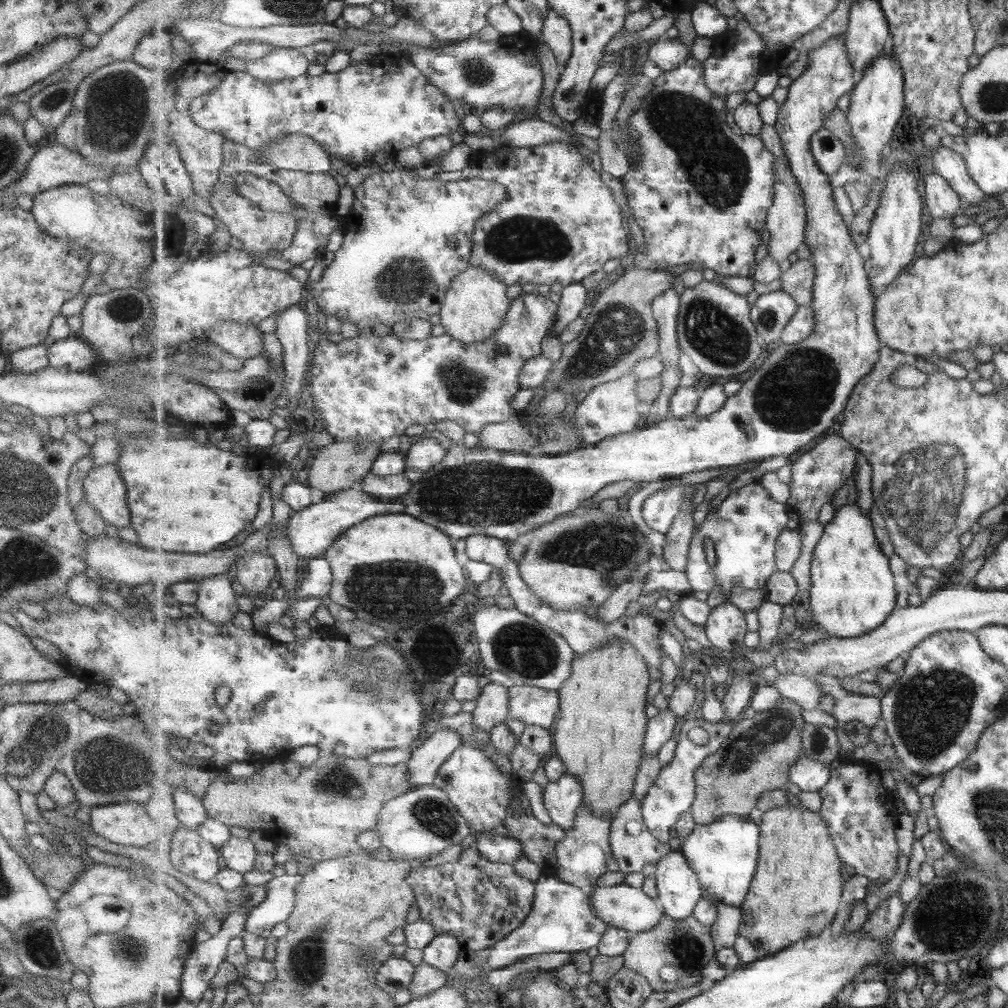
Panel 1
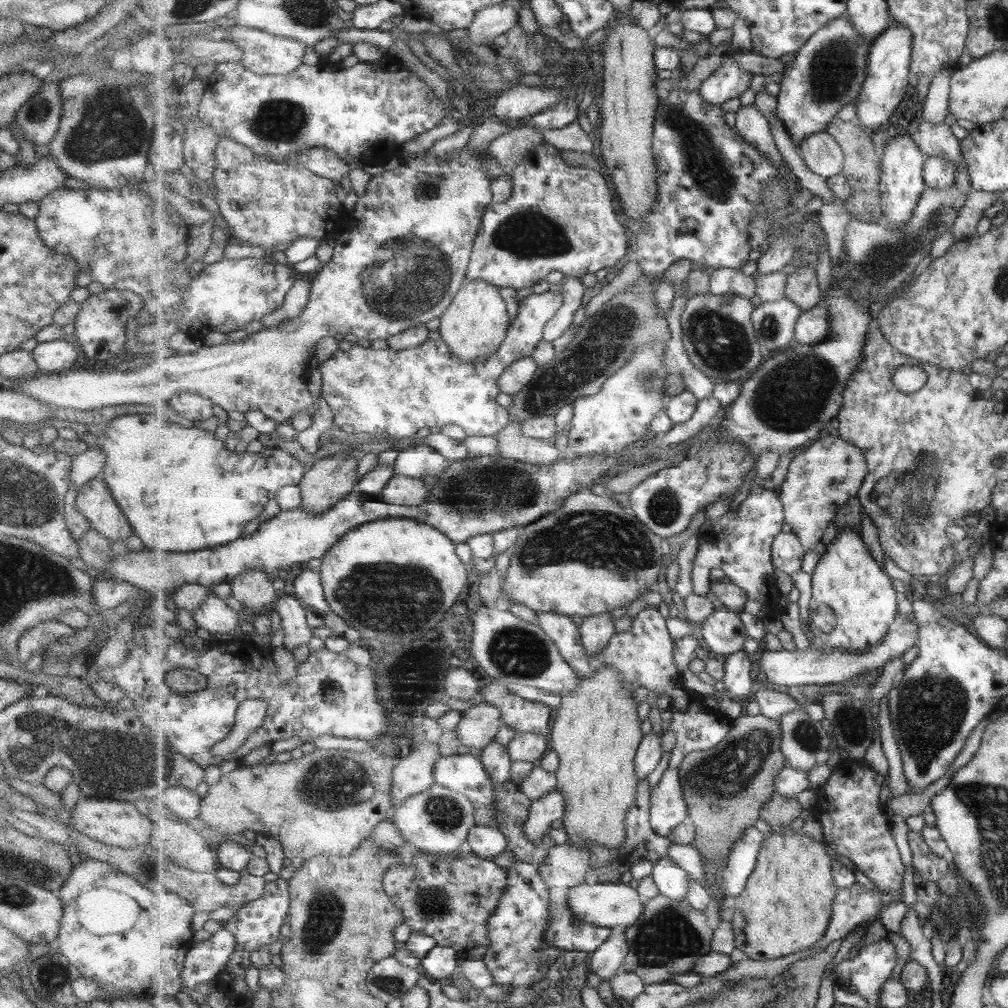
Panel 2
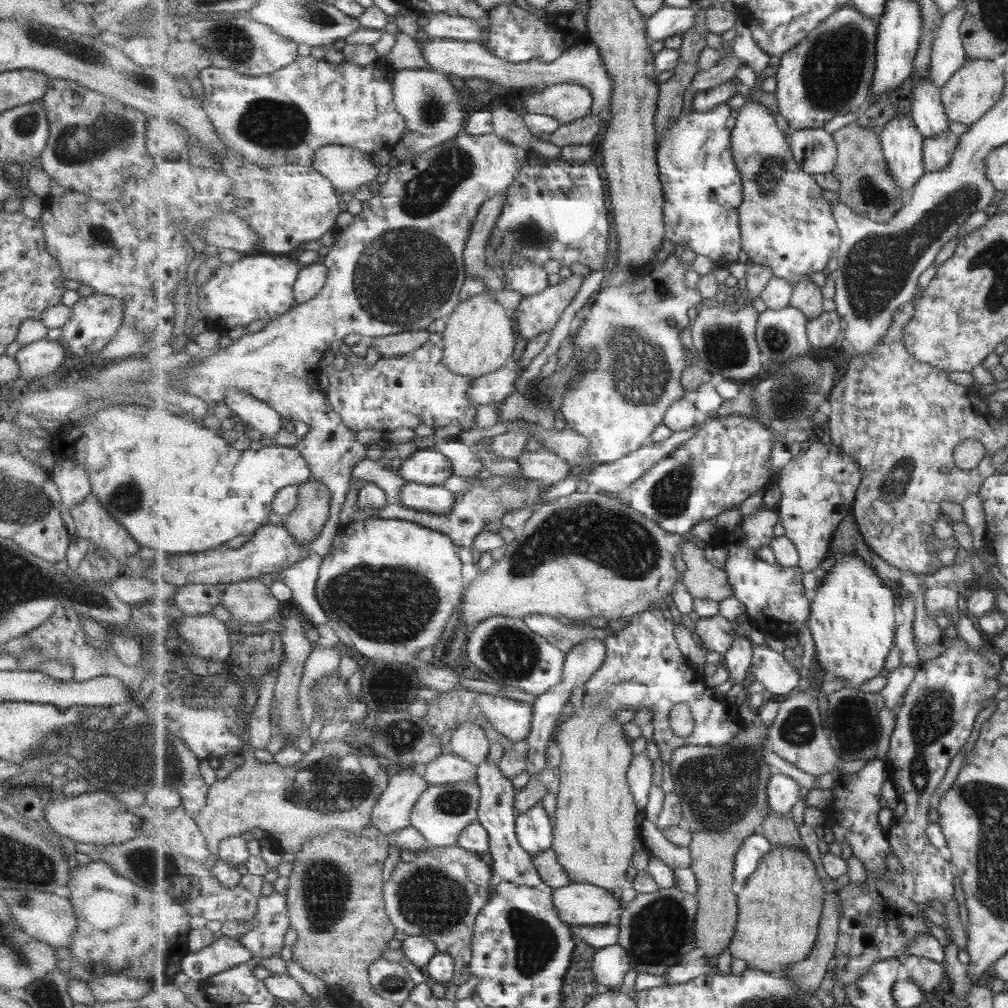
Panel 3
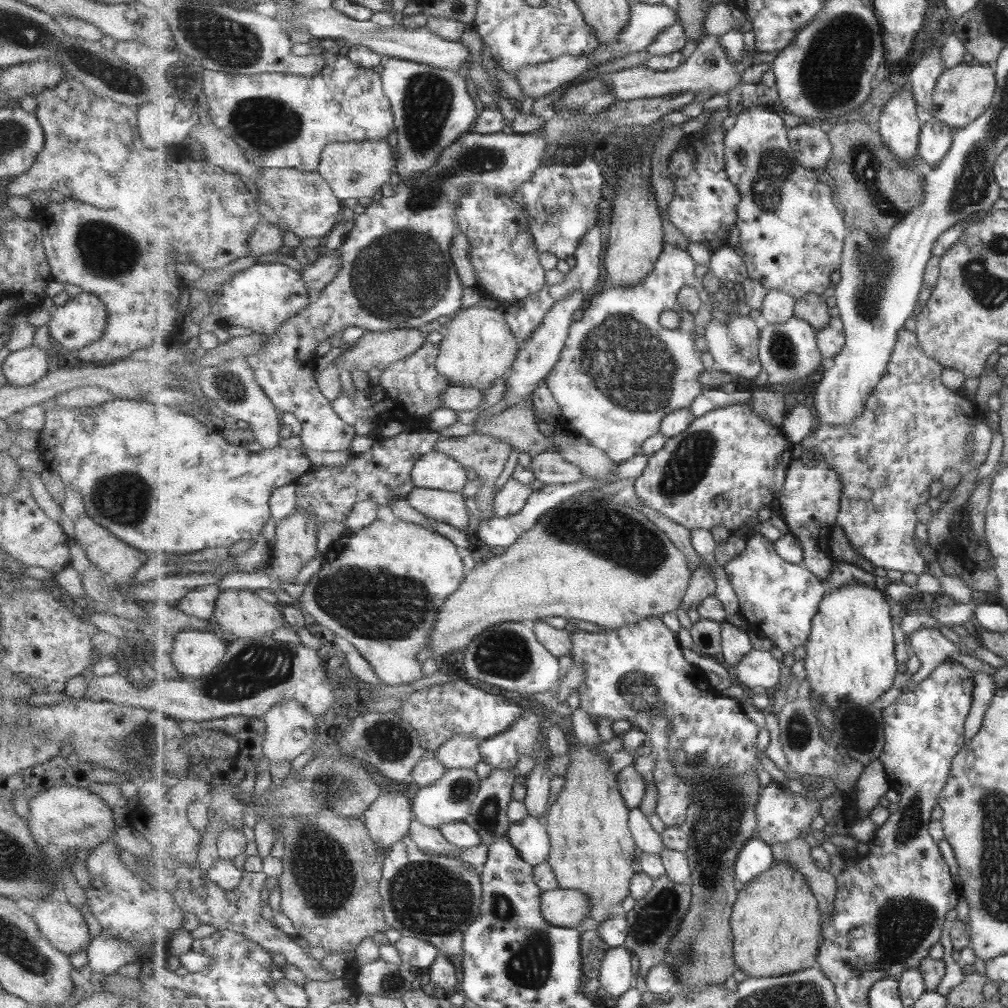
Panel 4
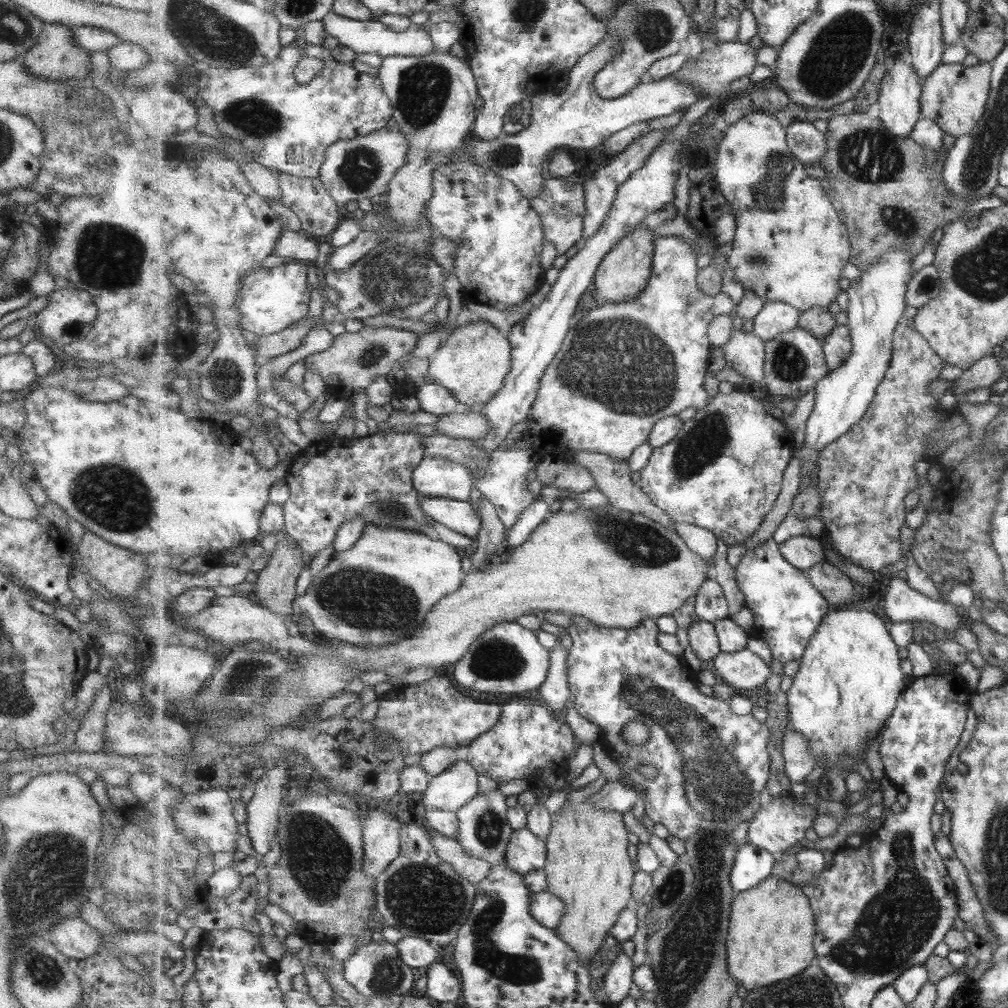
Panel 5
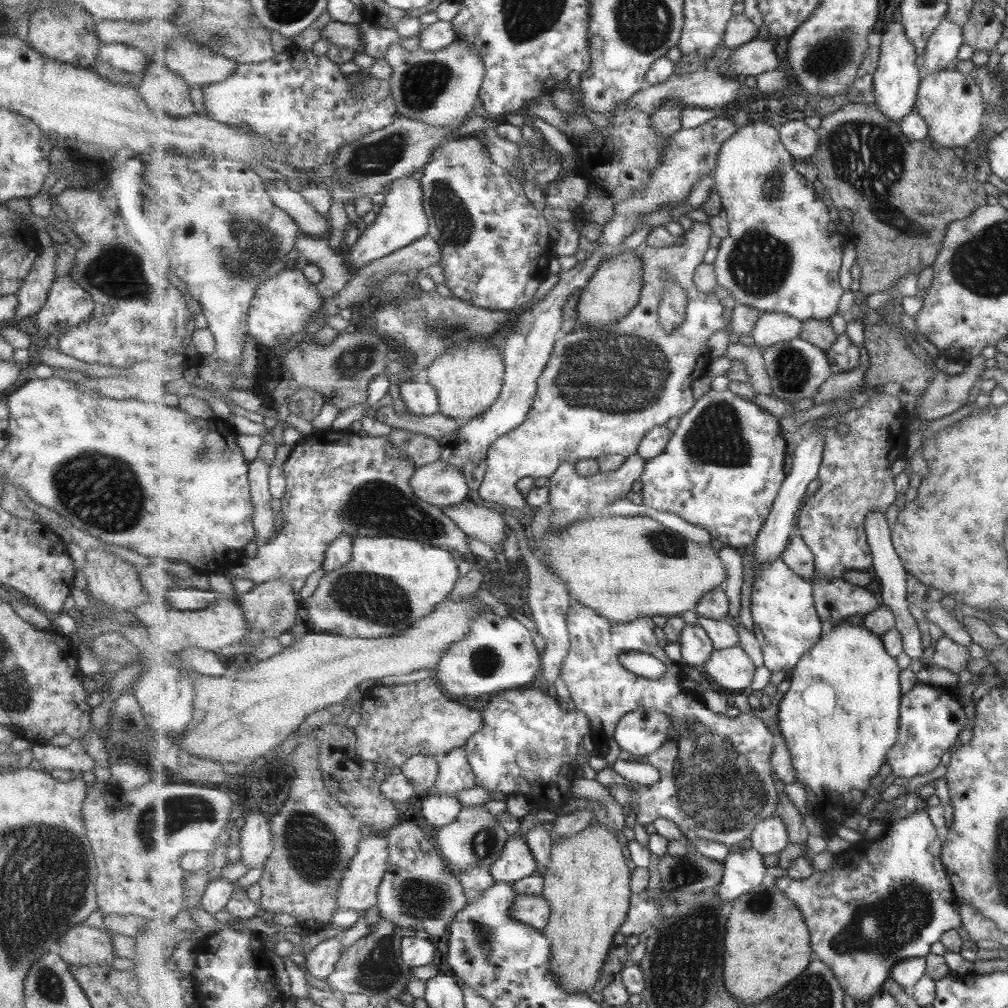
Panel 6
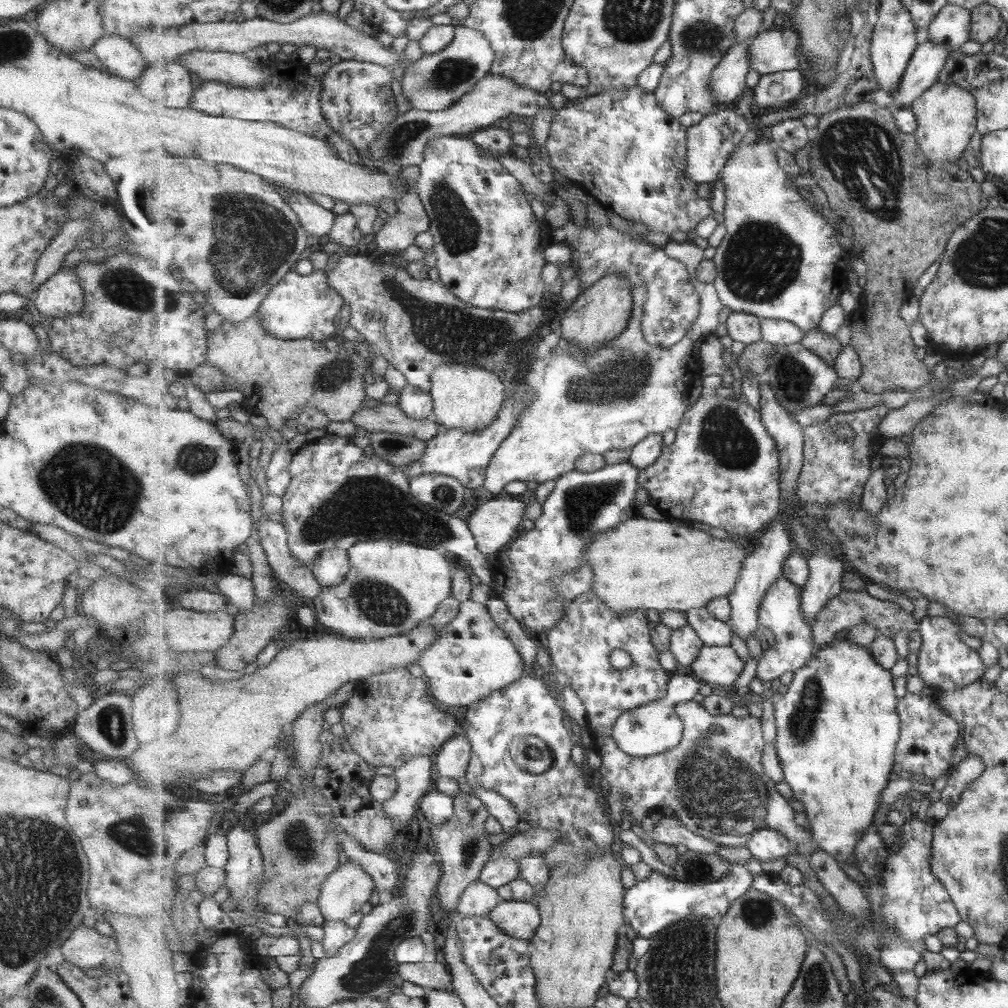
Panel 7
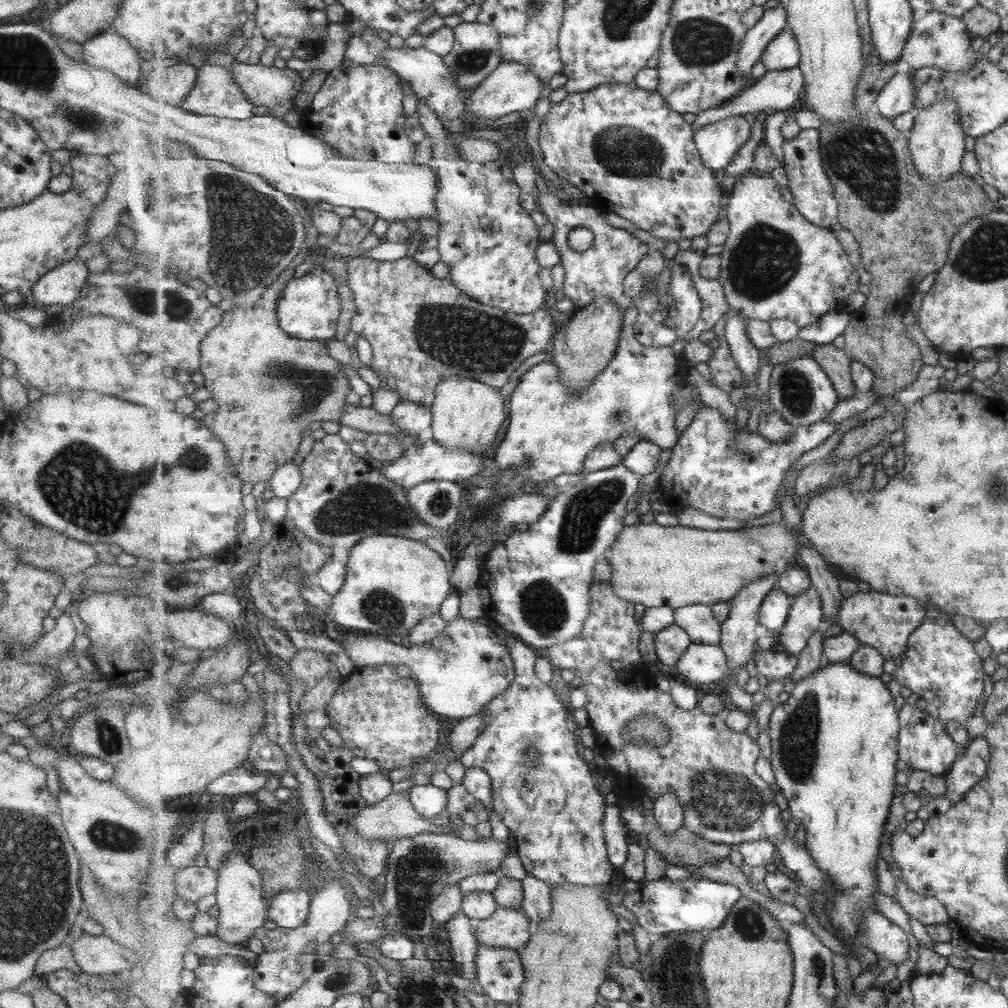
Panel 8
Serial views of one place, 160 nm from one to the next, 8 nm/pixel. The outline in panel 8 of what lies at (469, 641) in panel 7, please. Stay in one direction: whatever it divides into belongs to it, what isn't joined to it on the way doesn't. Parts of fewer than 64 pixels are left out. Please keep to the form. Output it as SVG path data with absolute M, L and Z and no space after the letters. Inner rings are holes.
M460 616L450 624L439 638L425 645L405 647L377 636L365 635L364 637L359 637L343 633L341 646L356 669L387 664L395 666L406 665L409 667L412 676L420 684L422 699L426 705L436 715L447 716L447 718L462 720L478 715L492 700L495 700L497 696L505 692L516 678L515 664L510 650L506 650L505 645L501 644L501 638L499 638L497 632L491 626L485 626L478 620L467 621L460 618Z

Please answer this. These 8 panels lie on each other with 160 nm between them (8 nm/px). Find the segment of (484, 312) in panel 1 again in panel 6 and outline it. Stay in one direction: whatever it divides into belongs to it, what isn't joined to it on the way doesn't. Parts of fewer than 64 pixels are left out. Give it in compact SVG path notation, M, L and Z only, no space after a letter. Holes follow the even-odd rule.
M483 338L482 340L462 340L462 342L458 342L447 351L447 354L439 356L435 360L429 367L425 380L437 389L441 402L441 412L464 425L487 412L502 396L505 375L506 364L503 354L497 351L495 339Z

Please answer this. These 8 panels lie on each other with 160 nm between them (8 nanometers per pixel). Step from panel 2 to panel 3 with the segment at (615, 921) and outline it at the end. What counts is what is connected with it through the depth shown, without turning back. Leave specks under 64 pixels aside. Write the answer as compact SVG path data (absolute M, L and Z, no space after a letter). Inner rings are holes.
M572 883L554 890L554 907L570 926L607 924L611 914L624 906L619 904L619 897L598 885Z

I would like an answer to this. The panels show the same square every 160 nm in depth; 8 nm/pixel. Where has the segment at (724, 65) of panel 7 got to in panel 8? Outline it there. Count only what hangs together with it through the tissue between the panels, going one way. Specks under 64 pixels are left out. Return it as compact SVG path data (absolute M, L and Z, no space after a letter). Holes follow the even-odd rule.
M781 2L776 7L767 9L764 17L753 28L748 29L738 63L744 75L750 76L751 68L762 60L769 44L785 28L788 28L788 12Z

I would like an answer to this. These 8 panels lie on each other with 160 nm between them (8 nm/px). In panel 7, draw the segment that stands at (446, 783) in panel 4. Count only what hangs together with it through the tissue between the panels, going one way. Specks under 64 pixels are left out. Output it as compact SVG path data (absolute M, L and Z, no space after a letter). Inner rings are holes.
M460 730L451 740L443 744L437 755L433 757L436 777L461 778L467 774L472 757L471 740L466 732Z

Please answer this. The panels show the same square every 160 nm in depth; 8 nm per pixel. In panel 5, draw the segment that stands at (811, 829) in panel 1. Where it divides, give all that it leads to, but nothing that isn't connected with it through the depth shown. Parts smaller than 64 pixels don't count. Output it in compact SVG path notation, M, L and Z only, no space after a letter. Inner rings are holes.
M771 876L758 887L737 893L728 936L730 975L751 991L801 974L816 963L815 919L810 897L782 878Z

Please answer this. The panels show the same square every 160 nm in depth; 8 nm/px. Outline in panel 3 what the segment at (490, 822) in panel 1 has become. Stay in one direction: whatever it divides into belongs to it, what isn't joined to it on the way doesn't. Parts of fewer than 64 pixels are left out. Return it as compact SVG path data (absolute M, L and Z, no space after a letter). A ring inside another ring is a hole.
M453 752L438 756L422 770L422 775L430 786L477 781L477 767Z

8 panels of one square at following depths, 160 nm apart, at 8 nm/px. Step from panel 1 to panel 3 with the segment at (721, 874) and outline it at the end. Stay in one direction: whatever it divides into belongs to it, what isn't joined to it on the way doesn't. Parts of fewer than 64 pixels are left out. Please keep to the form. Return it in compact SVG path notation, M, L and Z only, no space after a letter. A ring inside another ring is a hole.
M761 831L745 839L736 858L734 874L738 888L745 886L759 868L763 857L772 849L771 841Z

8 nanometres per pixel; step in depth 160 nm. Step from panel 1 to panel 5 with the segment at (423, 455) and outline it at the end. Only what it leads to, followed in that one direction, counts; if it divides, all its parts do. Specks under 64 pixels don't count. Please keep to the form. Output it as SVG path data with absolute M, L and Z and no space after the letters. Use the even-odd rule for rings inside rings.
M426 456L414 472L414 487L423 497L447 497L467 502L474 481L466 465L435 456Z

